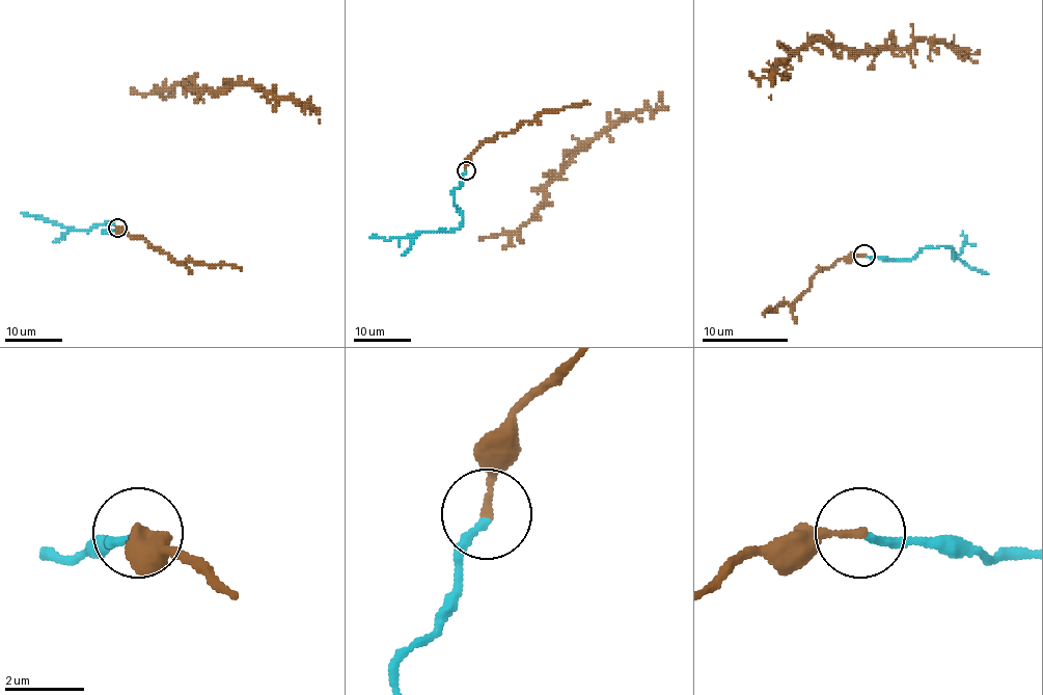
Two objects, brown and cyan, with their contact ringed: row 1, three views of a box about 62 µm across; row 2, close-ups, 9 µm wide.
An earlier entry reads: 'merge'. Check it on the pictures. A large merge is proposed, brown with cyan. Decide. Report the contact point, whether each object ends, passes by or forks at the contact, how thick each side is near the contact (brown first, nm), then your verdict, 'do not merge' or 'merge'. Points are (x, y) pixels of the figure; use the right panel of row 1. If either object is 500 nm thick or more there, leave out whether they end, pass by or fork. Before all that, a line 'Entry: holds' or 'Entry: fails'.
Entry: fails
at (863, 255); brown ends there; cyan ends there; 190 nm thick on the brown side, 200 nm on the other; do not merge

